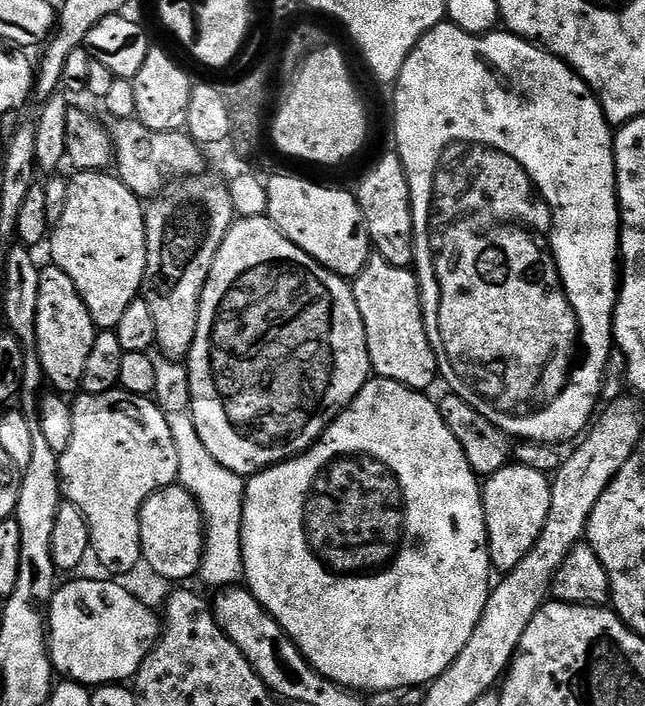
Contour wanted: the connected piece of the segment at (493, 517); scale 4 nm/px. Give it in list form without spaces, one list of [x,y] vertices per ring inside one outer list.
[[[509,462],[482,484],[484,517],[488,531],[488,558],[493,569],[507,574],[536,545],[550,514],[552,485],[536,468]]]

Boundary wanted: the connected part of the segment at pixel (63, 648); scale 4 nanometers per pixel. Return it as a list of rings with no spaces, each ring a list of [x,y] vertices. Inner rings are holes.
[[[112,578],[104,579],[108,580],[72,580],[69,584],[61,583],[53,591],[52,600],[46,609],[48,654],[53,669],[61,677],[75,680],[76,683],[85,686],[103,686],[131,681],[159,640],[162,627],[161,617],[157,613],[155,616],[134,593],[127,592],[120,585],[123,583]]]

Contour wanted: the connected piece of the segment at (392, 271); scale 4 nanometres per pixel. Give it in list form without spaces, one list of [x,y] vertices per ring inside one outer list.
[[[369,255],[368,264],[351,281],[352,293],[362,314],[373,373],[379,379],[393,380],[413,390],[428,390],[438,380],[438,352],[433,341],[428,341],[420,309],[420,284],[412,271],[411,267],[390,266],[381,256]]]

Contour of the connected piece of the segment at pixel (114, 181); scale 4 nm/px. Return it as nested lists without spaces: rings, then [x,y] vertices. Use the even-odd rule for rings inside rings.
[[[77,171],[73,176],[68,180],[66,210],[50,232],[51,263],[72,279],[97,329],[115,330],[144,287],[146,208],[115,174]]]

